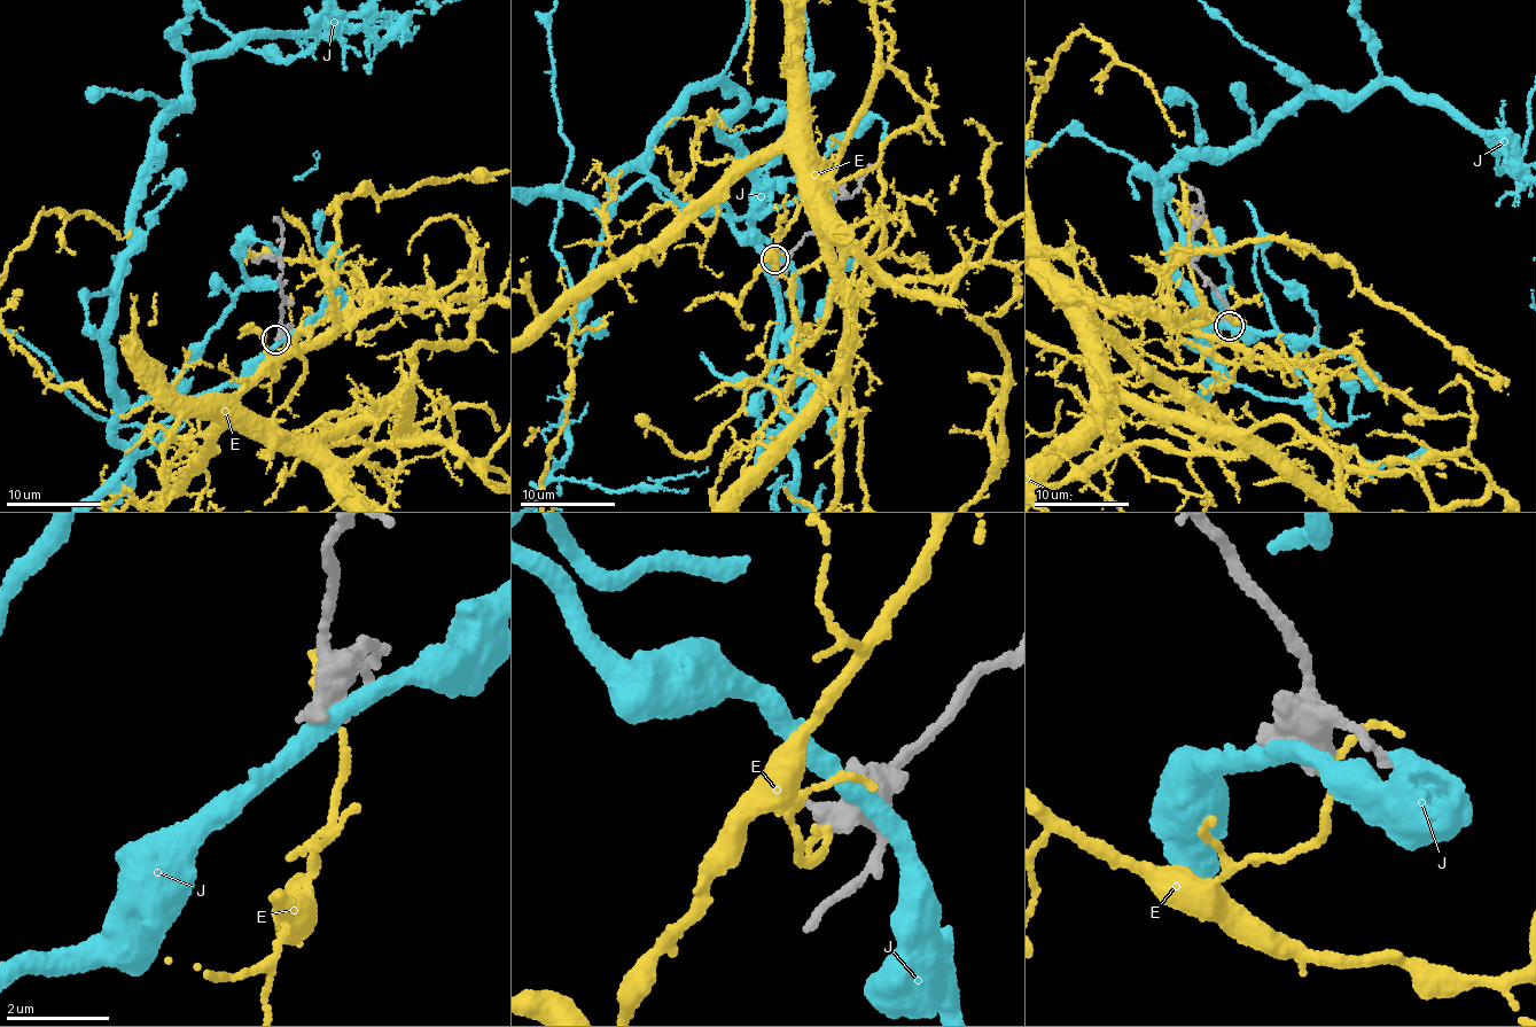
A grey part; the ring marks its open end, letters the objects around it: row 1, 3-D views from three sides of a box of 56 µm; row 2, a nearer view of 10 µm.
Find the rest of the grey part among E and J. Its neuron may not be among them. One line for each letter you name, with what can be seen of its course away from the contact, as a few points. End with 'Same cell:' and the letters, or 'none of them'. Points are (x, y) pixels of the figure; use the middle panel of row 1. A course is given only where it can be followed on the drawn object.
Same cell: none of them

